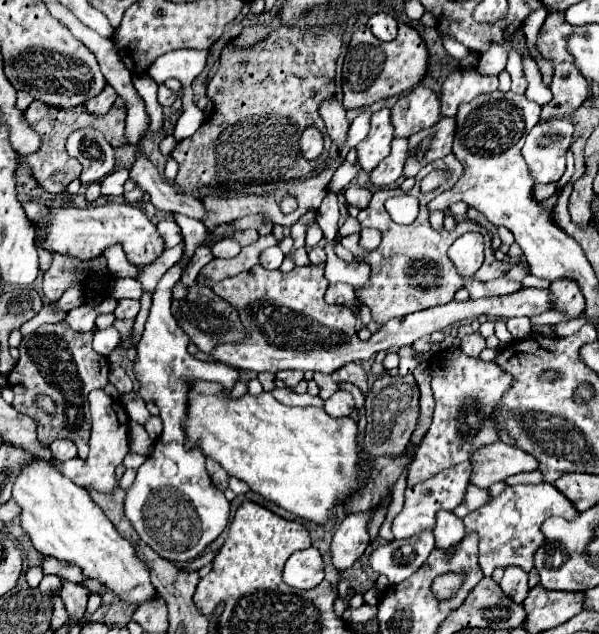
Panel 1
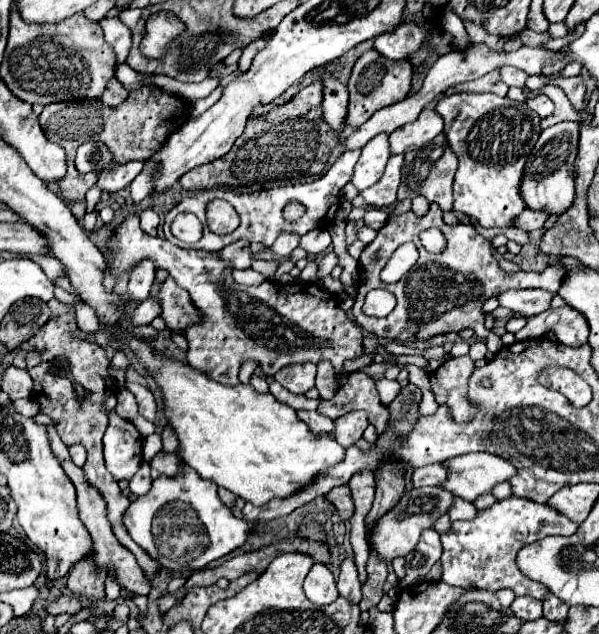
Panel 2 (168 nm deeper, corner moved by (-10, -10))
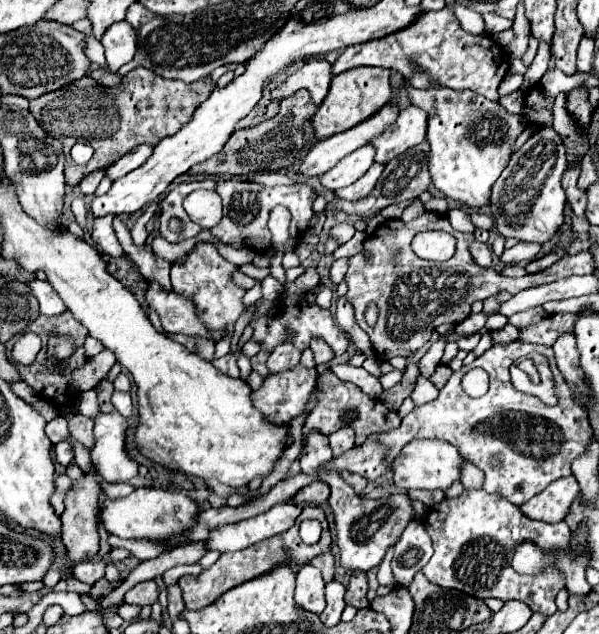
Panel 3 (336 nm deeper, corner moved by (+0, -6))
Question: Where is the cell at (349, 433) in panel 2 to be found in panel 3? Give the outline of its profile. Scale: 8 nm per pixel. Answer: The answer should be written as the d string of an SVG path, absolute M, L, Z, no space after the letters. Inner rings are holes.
M347 426L345 430L337 430L337 434L331 434L329 444L331 444L333 456L337 458L337 456L341 456L343 452L347 452L347 450L351 450L355 446L355 434Z

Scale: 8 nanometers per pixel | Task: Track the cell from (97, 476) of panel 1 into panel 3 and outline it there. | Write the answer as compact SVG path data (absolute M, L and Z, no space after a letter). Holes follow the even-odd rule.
M117 412L97 414L95 422L95 448L91 450L93 464L107 482L129 482L137 476L137 464L125 452L127 420Z

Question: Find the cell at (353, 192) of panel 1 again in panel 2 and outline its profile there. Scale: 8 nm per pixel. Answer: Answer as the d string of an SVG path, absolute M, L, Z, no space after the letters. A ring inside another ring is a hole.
M369 208L363 216L365 226L369 226L373 230L379 230L385 224L385 220L387 220L387 210L383 210L383 208Z

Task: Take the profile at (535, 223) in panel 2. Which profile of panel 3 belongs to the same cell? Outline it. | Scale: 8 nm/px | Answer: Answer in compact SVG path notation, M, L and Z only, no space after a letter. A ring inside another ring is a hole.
M471 212L469 214L471 222L477 226L477 228L483 228L483 230L491 230L493 228L493 218L487 216L487 214L481 214L481 212Z

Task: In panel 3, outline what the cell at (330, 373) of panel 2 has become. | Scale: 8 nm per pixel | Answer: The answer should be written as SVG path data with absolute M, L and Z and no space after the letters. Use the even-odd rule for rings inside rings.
M313 338L311 340L311 350L315 354L315 364L327 364L333 358L331 346L325 340L321 340L321 338Z

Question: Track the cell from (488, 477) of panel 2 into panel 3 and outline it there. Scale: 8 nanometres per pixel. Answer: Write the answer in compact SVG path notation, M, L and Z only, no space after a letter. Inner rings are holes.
M413 440L401 454L393 460L393 484L403 490L423 488L423 490L447 490L461 476L461 464L465 460L457 454L455 446L445 440Z

